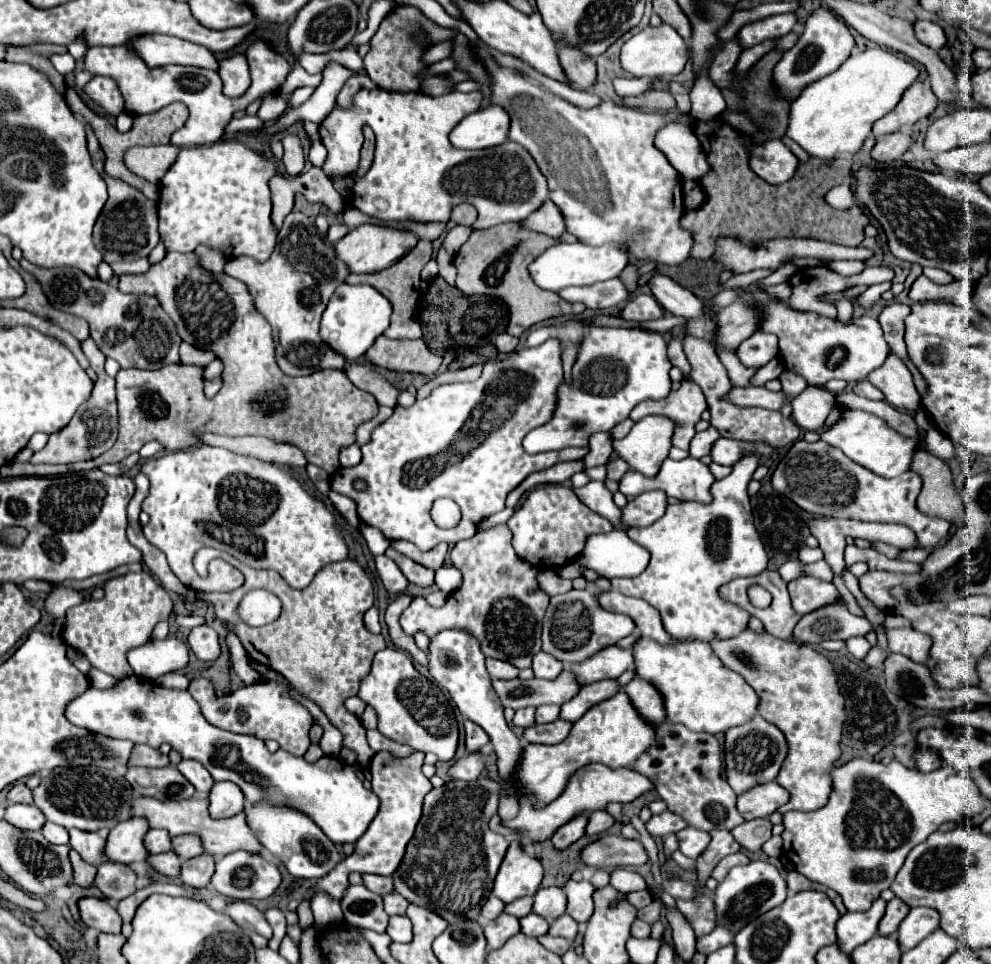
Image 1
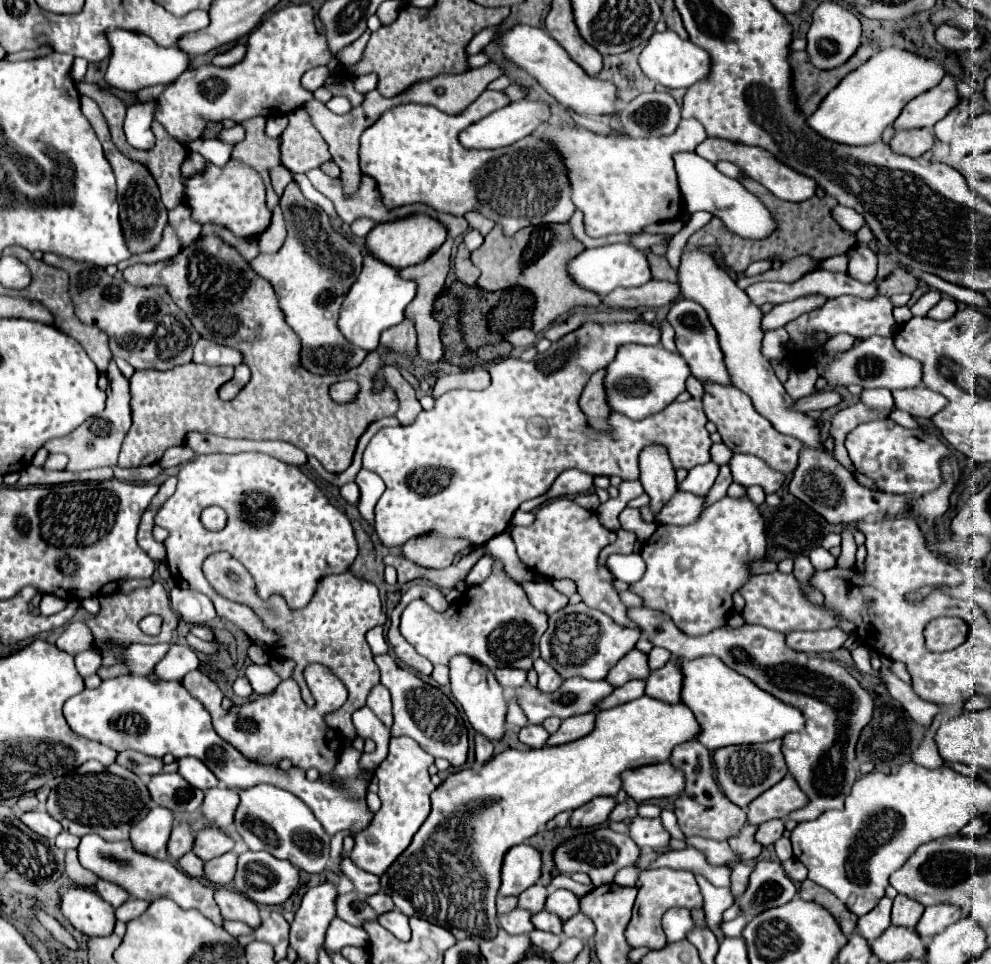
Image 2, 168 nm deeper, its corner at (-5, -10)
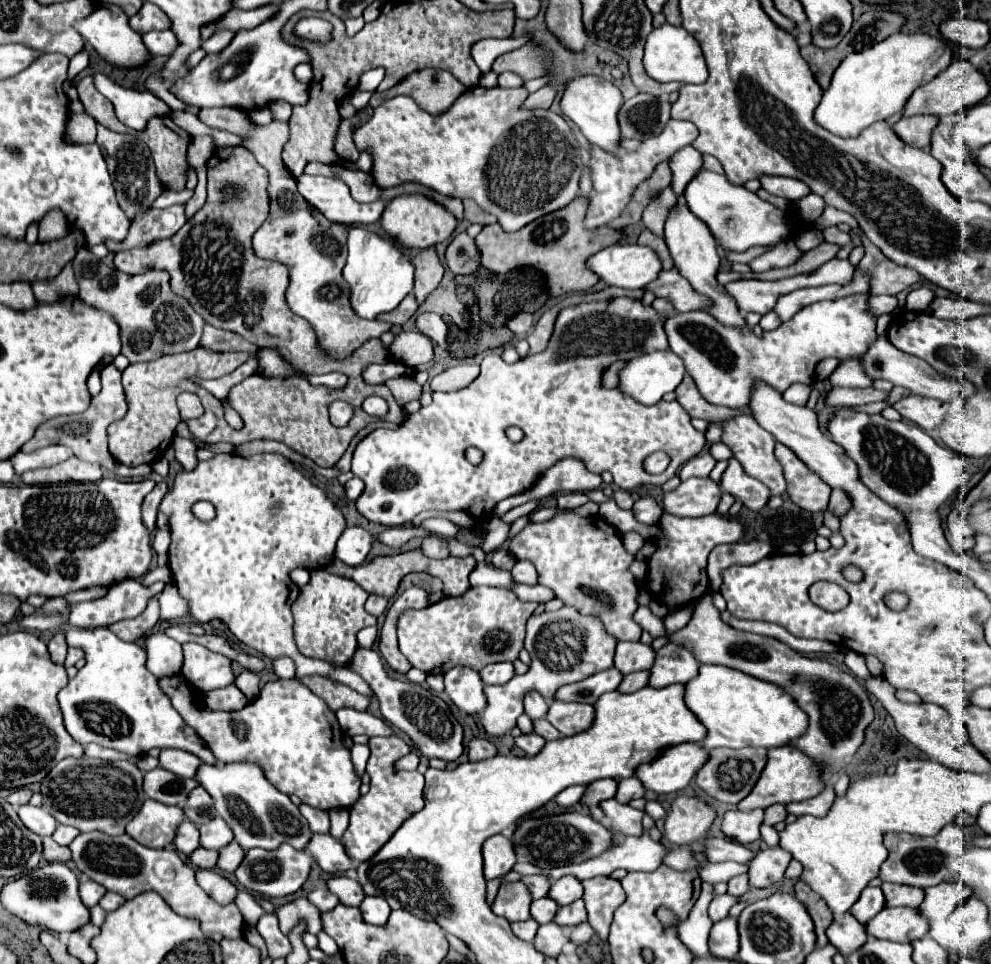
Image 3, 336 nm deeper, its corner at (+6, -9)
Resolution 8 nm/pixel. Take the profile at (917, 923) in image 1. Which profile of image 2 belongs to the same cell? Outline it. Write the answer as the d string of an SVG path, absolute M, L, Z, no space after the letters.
M950 904L928 906L914 930L918 932L922 940L930 940L932 936L936 936L938 932L942 932L944 928L948 928L950 924L954 924L960 918L962 918L962 912L956 906L950 906Z

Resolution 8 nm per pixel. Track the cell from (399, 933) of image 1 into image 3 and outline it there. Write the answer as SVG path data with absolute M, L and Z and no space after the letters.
M365 897L359 909L363 919L373 925L385 925L391 913L391 907L385 903L385 899L377 899L377 897Z

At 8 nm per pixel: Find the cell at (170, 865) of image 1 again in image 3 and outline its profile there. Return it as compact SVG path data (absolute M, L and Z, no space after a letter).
M199 847L197 851L193 851L189 855L189 859L199 869L213 869L217 865L217 855L219 855L219 851L209 851L209 849Z

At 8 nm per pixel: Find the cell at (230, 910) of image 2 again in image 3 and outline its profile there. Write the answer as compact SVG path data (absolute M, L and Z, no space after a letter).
M197 869L195 877L197 877L197 883L205 889L205 893L213 897L217 903L231 903L235 899L235 893L237 893L235 883L231 883L221 873L215 873L215 869L213 871Z

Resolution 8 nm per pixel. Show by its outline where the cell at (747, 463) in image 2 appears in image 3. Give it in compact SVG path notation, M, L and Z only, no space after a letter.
M729 459L729 467L721 477L721 489L723 493L741 499L743 505L755 513L761 511L771 497L771 491L761 481L747 475L737 459Z

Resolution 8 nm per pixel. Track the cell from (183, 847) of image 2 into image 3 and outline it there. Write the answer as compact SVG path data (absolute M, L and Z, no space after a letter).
M185 819L185 821L179 825L177 837L175 837L175 841L173 841L175 849L181 851L183 855L189 855L189 853L193 853L193 851L199 847L199 843L201 843L199 829L197 829L189 819Z

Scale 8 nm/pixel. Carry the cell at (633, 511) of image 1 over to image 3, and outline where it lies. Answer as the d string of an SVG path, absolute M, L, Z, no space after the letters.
M687 479L665 495L665 511L677 517L703 517L717 511L721 487L713 479Z

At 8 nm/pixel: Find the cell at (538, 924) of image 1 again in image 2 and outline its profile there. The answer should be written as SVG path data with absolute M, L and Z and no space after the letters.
M542 910L542 912L538 912L538 914L534 914L532 916L532 924L534 924L534 928L540 928L540 930L544 930L544 932L552 932L552 934L562 934L562 922L560 922L560 918L556 916L556 914L552 914L552 912L546 912L546 910Z

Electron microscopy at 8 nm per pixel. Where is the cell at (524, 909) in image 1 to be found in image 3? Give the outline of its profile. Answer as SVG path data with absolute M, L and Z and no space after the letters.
M527 875L527 877L523 877L523 881L529 887L529 891L533 893L533 899L541 899L549 893L549 887L551 887L549 875Z

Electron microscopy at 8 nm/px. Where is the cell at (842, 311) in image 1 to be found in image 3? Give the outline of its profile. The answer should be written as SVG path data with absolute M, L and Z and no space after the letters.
M823 359L823 361L817 365L817 381L825 381L825 379L835 371L837 365L839 365L837 359Z

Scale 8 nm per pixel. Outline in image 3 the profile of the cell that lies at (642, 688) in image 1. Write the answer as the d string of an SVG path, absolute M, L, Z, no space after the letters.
M665 643L657 651L655 665L651 667L651 687L667 687L673 683L687 683L699 671L701 663L697 657L677 643Z

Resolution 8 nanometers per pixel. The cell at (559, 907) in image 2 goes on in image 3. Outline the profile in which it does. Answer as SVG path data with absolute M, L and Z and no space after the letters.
M565 875L557 881L553 881L551 885L551 891L549 891L549 897L557 899L559 905L567 905L567 903L573 903L575 899L579 899L583 895L583 885L577 877L573 875Z

